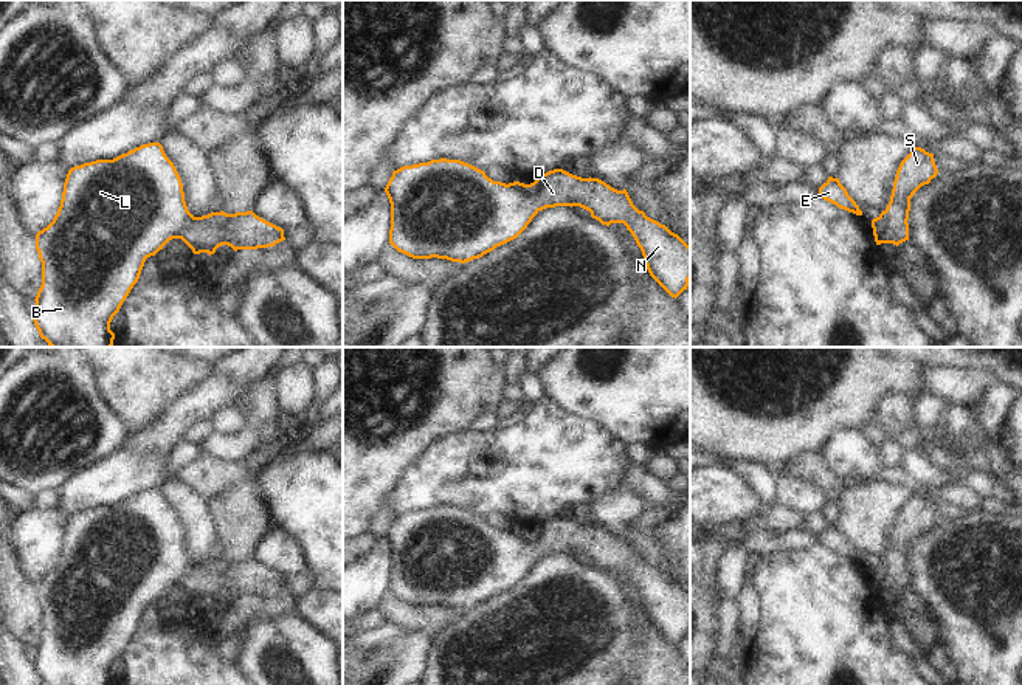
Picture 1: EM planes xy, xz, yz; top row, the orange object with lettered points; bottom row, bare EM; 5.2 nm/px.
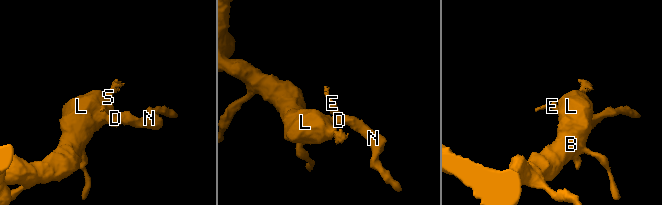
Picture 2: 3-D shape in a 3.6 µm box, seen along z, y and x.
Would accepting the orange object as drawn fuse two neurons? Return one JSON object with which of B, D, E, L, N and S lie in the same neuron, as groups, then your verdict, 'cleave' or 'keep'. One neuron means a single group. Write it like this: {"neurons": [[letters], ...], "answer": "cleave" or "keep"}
{"neurons": [["B", "D", "E", "L", "N", "S"]], "answer": "keep"}

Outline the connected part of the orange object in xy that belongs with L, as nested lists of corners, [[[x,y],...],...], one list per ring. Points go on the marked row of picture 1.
[[[149,143],[113,160],[96,160],[68,170],[60,206],[53,222],[36,234],[36,250],[42,262],[42,285],[36,296],[33,321],[50,347],[112,347],[113,316],[138,282],[147,257],[155,256],[172,240],[181,239],[194,254],[209,256],[222,245],[237,250],[274,246],[285,240],[284,229],[261,219],[253,211],[211,212],[194,217],[186,206],[181,178],[160,143]]]

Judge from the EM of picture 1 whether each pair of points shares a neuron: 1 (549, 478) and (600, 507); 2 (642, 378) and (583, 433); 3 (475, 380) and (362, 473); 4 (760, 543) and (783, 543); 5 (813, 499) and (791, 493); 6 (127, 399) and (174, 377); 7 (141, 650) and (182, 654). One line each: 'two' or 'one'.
1: two
2: two
3: one
4: one
5: one
6: one
7: one

